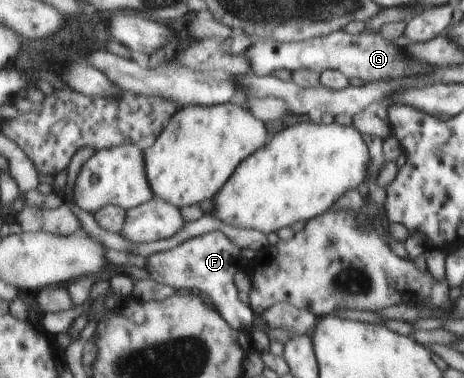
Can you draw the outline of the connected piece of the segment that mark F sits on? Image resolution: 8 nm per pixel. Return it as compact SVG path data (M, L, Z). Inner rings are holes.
M210 231L187 239L184 243L165 251L153 253L147 257L145 269L155 282L173 286L178 292L203 292L215 308L229 322L231 328L242 328L248 331L255 315L252 310L237 299L237 288L233 284L233 274L239 263L240 248L223 232Z

